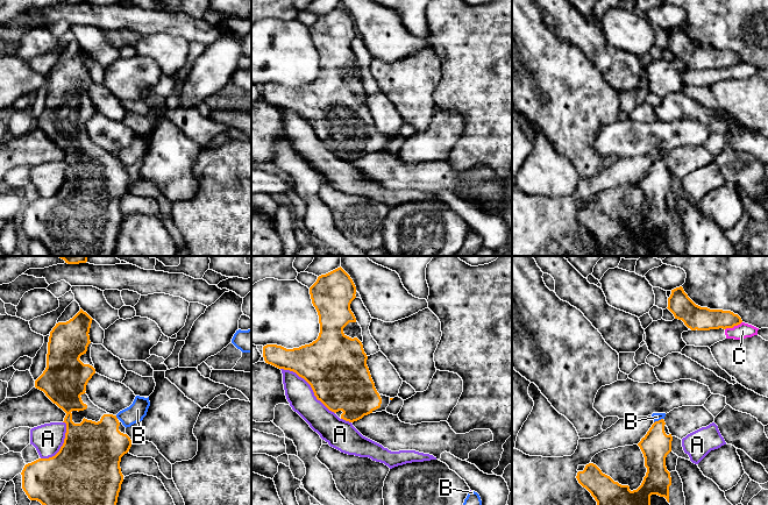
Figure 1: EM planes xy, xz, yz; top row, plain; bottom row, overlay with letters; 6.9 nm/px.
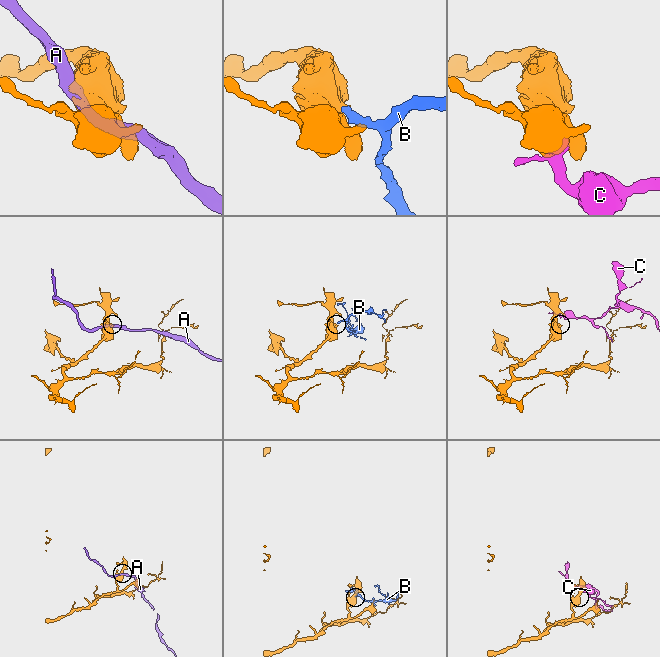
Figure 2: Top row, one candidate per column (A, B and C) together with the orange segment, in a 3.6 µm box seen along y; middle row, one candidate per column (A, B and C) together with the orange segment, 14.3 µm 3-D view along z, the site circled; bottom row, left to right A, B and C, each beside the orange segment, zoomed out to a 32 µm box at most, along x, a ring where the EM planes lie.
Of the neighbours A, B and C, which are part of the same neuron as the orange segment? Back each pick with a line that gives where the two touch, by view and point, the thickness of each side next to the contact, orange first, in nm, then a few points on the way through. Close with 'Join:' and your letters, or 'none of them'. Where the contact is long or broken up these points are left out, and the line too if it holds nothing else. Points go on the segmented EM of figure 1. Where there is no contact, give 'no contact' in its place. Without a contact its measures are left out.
Join: none of them

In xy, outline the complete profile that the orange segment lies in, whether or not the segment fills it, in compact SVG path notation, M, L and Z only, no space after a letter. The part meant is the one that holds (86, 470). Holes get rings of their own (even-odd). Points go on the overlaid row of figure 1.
M80 311L69 321L58 322L50 332L47 354L47 368L35 380L35 387L43 391L45 396L62 408L66 415L66 433L64 443L59 451L49 458L38 458L24 465L22 475L22 489L30 500L37 500L42 505L116 505L123 475L121 472L121 457L131 447L131 440L126 434L126 427L118 420L116 415L95 406L86 394L86 385L95 374L91 358L90 328L92 318Z

